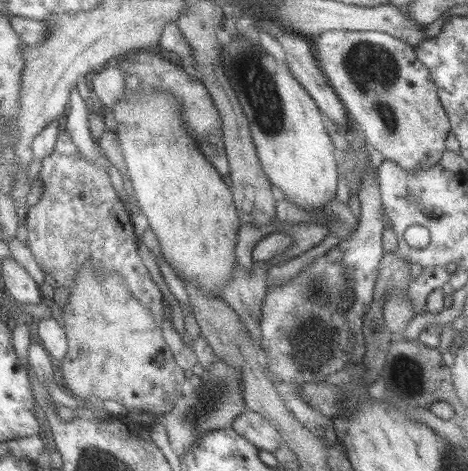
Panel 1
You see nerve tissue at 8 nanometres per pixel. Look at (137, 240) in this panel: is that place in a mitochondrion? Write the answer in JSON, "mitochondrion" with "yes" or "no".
{"mitochondrion":"no"}

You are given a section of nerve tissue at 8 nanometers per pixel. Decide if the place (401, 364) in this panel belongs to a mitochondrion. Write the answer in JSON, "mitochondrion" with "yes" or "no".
{"mitochondrion":"yes"}

